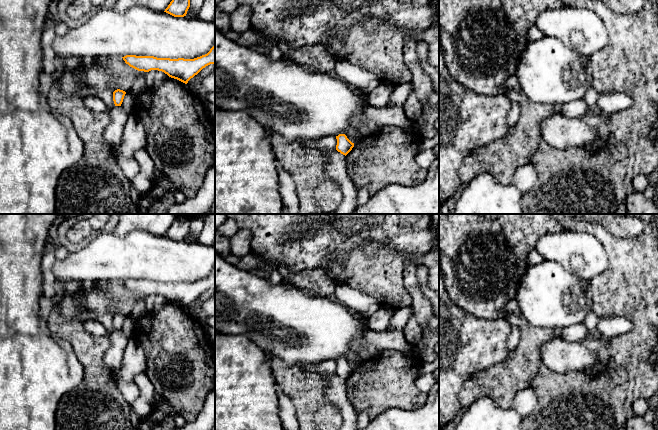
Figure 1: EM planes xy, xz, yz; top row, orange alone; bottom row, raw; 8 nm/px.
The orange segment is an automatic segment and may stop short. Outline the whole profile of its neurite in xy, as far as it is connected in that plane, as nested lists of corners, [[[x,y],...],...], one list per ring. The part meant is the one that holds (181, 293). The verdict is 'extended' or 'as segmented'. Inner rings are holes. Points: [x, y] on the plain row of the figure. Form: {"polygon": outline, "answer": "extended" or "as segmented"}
{"polygon": [[[215,269],[207,278],[194,283],[170,283],[136,279],[126,279],[122,282],[126,288],[138,295],[162,295],[169,301],[187,308],[203,292],[215,288]]], "answer": "as segmented"}

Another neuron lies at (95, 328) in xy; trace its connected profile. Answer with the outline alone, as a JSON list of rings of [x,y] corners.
[[[87,320],[84,322],[85,330],[93,336],[106,336],[106,328],[96,320]]]

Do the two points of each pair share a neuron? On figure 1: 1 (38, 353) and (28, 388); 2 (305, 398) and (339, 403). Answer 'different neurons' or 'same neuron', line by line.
1: same neuron
2: different neurons

